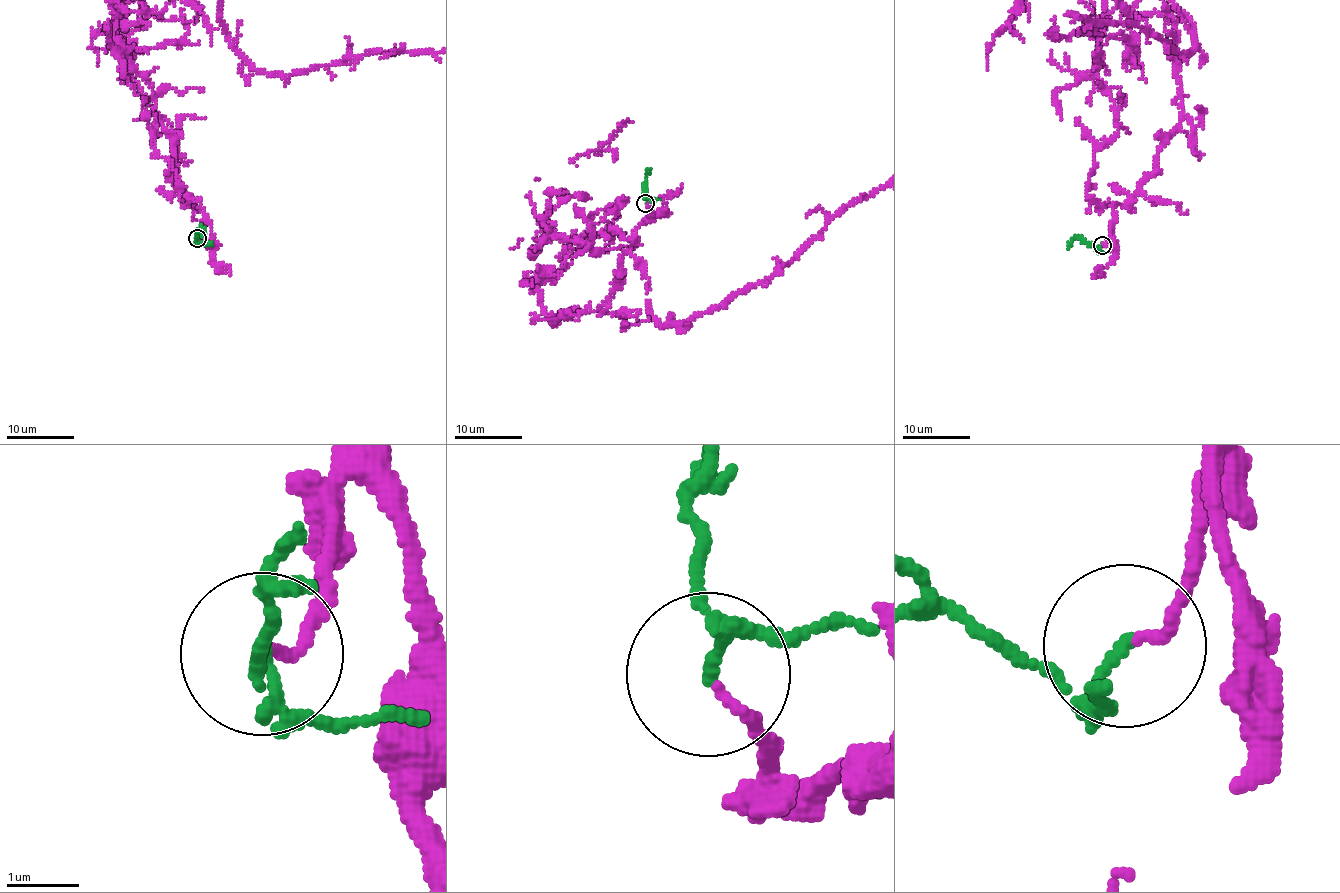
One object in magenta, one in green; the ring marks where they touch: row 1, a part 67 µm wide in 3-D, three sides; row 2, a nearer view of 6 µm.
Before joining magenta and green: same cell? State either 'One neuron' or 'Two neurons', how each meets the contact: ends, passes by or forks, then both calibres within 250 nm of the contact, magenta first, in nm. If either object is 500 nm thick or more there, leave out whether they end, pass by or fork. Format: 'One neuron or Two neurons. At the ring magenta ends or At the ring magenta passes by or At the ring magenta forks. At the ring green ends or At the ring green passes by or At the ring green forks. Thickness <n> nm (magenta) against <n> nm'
One neuron. At the ring magenta ends. At the ring green passes by. Thickness 130 nm (magenta) against 110 nm

